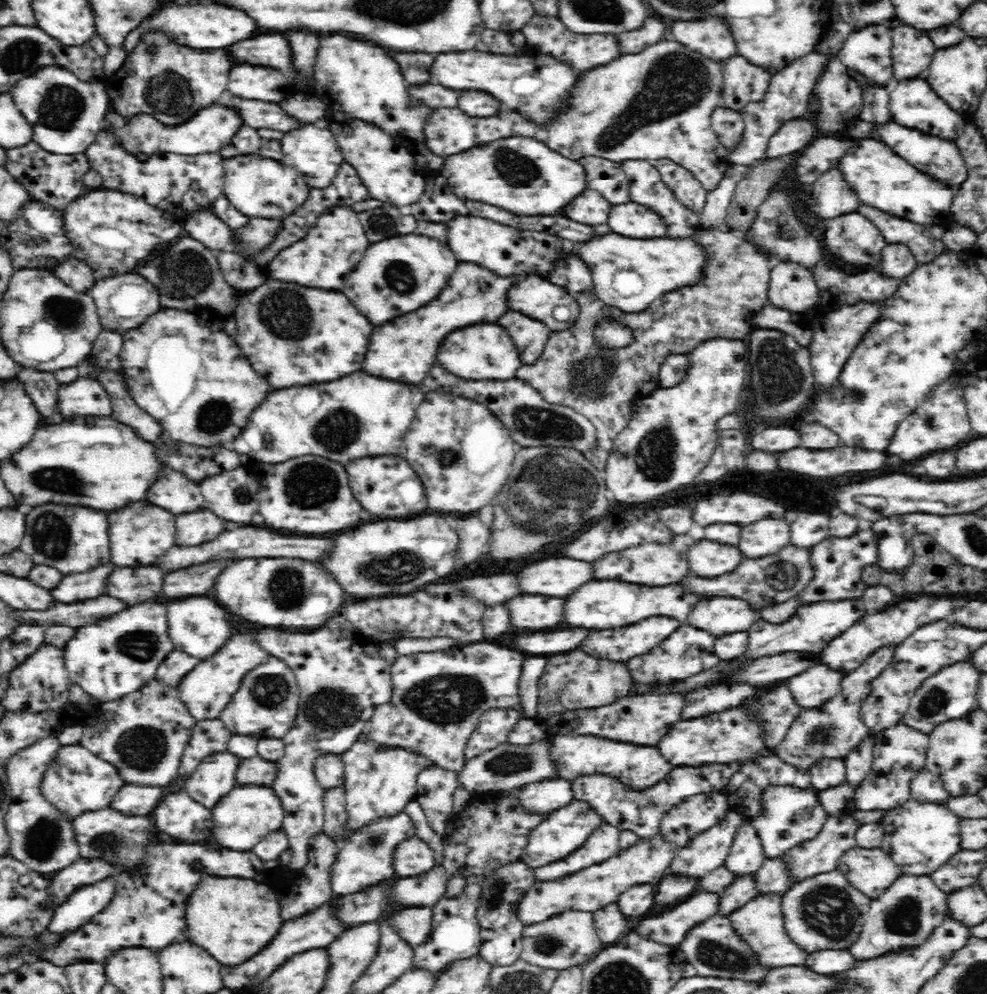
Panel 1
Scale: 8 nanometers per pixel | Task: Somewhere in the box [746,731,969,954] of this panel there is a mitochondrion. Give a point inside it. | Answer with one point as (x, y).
(828, 910)

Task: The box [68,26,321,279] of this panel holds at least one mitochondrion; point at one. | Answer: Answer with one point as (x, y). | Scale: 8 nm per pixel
(172, 97)

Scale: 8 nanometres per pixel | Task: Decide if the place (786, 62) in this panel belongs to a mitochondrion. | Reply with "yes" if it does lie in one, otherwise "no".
no

